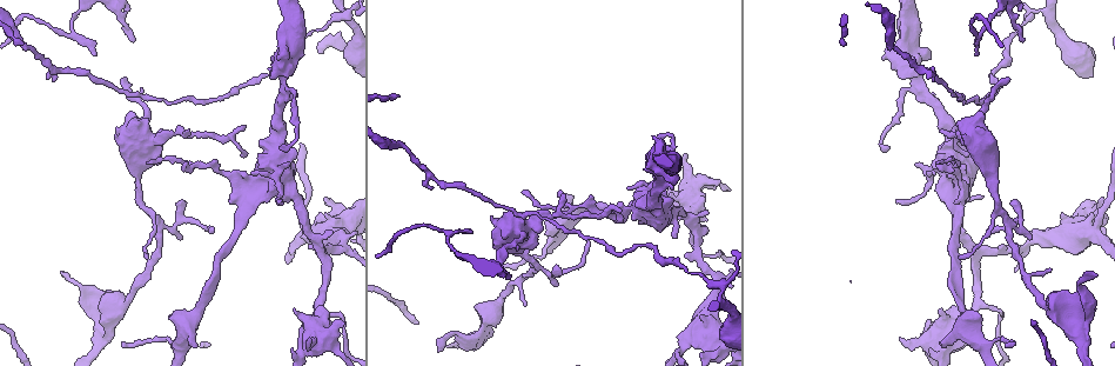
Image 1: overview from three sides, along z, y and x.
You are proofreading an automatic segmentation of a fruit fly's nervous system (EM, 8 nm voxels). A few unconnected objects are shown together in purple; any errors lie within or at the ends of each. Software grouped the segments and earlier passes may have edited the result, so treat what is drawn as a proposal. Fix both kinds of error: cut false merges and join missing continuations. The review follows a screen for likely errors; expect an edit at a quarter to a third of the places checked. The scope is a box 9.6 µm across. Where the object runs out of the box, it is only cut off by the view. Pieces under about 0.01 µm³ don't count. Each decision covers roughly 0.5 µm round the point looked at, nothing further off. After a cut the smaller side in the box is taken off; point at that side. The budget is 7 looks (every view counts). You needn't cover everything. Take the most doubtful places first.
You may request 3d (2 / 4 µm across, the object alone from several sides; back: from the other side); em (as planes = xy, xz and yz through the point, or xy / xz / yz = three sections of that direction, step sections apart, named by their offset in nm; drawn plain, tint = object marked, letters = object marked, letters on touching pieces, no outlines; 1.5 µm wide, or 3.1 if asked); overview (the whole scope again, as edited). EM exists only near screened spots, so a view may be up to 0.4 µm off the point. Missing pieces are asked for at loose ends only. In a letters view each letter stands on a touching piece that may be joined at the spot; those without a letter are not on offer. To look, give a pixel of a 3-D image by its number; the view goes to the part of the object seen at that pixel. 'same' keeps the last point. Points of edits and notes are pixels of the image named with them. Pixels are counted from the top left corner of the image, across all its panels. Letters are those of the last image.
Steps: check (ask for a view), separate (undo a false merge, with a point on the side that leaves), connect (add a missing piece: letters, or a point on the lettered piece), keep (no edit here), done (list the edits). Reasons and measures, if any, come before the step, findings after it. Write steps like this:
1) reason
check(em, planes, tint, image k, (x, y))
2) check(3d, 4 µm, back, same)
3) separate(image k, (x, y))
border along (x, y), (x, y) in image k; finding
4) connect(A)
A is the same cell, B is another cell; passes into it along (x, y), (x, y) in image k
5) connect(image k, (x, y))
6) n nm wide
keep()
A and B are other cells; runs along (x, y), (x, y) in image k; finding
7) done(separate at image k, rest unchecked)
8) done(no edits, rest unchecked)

free end
check(em, planes, letters, image 1, (655, 138))

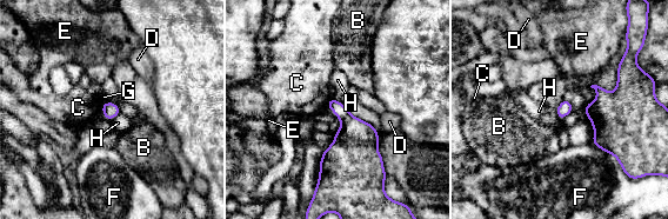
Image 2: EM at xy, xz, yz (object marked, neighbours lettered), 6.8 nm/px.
keep()
B, C, D, E, F, G and H are other cells; border along (555, 110), (562, 120) in image 2; none of them fits

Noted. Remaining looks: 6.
an open end
check(em, yz, step 8, letters, image 1, (571, 194))

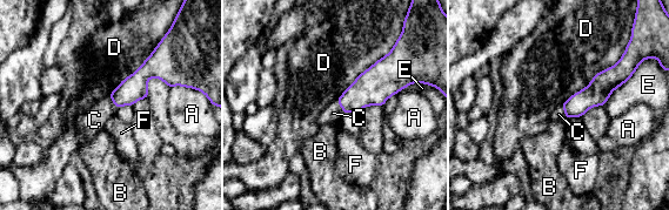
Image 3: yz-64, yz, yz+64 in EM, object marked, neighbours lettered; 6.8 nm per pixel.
D touches over 550 nm
connect(image 3, (333, 113))
C is the same cell, A, B, D, E and F are other cells; it goes on there

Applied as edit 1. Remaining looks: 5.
tapers out
check(3d, 4 µm, back, image 1, (1094, 275))

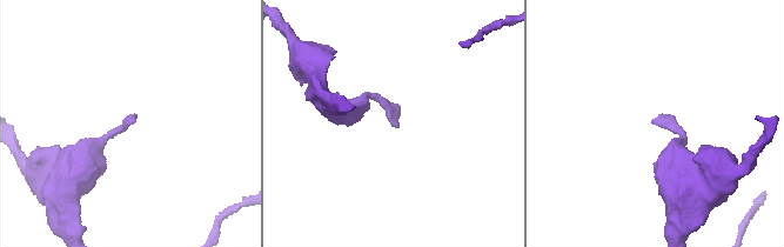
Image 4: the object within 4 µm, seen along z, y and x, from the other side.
check(em, planes, letters, image 4, (134, 120))

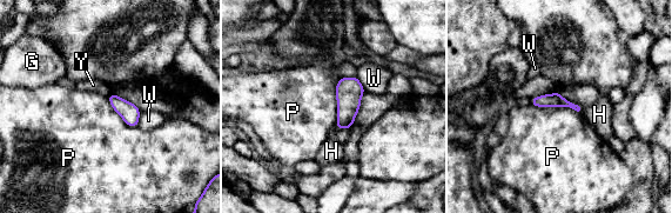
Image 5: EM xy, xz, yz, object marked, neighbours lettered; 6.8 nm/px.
100 nm wide
keep()
G, H, P, W and Y are other cells; border along (531, 102), (570, 106), (582, 113) in image 5; none of them fits

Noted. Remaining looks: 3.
done(connect at image 3, rest unchecked)

